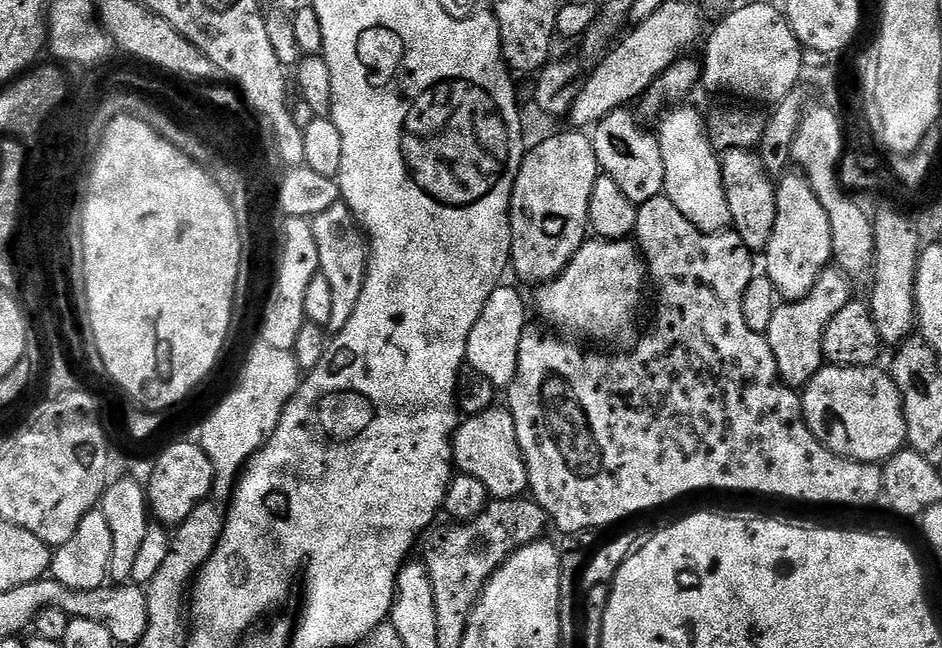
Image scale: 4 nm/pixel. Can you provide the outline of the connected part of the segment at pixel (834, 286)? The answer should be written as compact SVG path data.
M835 267L825 268L818 278L814 290L806 294L806 298L781 303L774 310L774 318L770 318L770 326L766 333L768 345L778 362L778 374L788 387L803 389L825 367L822 338L826 334L826 326L830 326L830 318L842 310L842 306L850 303L848 296L849 281Z

